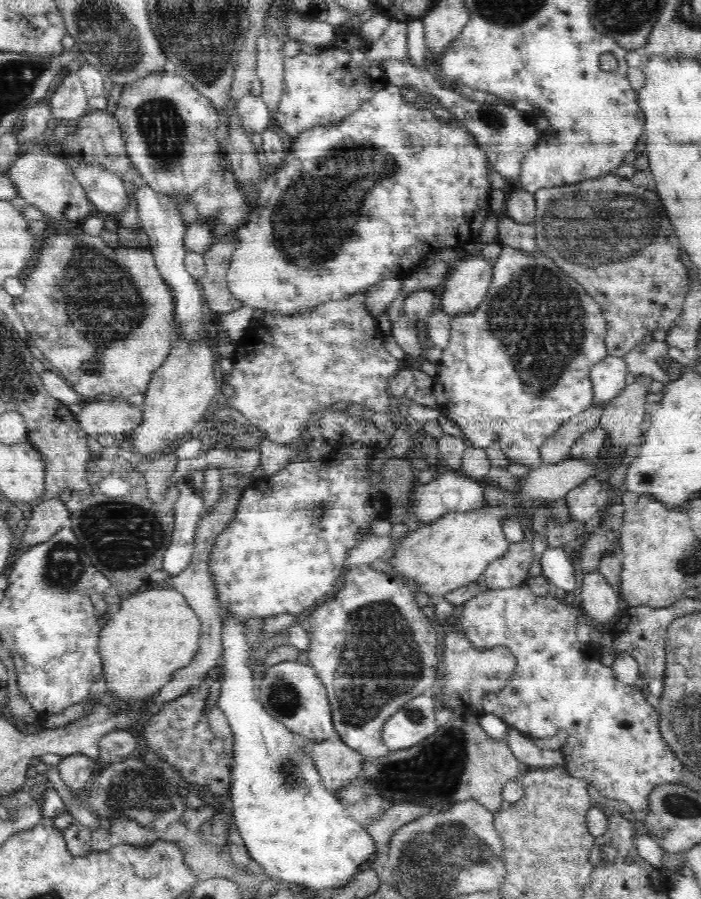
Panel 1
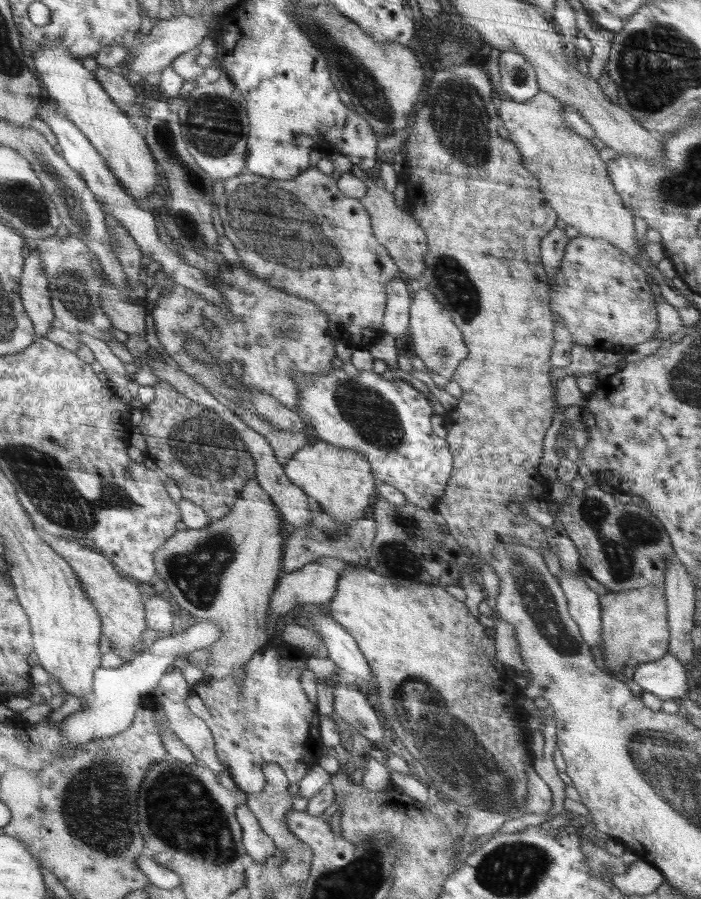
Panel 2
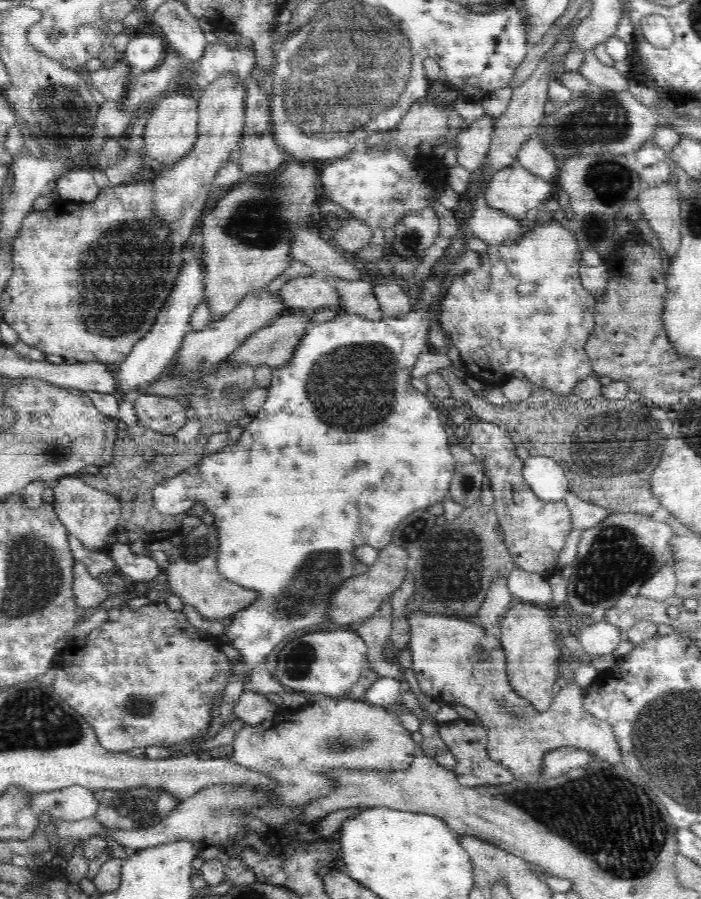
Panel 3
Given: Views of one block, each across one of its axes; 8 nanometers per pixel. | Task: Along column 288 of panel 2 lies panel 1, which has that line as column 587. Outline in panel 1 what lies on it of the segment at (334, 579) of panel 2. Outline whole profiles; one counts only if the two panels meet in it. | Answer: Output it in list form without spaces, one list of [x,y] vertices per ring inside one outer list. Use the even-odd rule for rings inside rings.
[[[596,570],[584,575],[582,580],[582,607],[593,618],[595,625],[599,624],[602,627],[612,621],[619,610],[620,599],[619,588],[612,587],[600,572]]]

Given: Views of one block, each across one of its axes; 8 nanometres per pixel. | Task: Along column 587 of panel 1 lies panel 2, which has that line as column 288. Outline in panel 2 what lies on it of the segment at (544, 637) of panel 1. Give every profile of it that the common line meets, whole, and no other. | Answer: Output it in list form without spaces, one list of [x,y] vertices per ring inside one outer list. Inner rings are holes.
[[[286,642],[267,645],[255,651],[252,658],[244,664],[246,676],[242,680],[234,680],[232,676],[226,676],[216,682],[202,679],[203,690],[197,686],[190,688],[186,706],[202,718],[212,731],[218,759],[230,773],[238,790],[245,793],[262,791],[266,782],[263,767],[270,763],[278,764],[284,770],[290,784],[299,783],[306,771],[317,764],[318,759],[323,758],[320,713],[317,706],[308,700],[300,685],[300,674],[307,669],[308,656],[298,647],[292,647]]]

